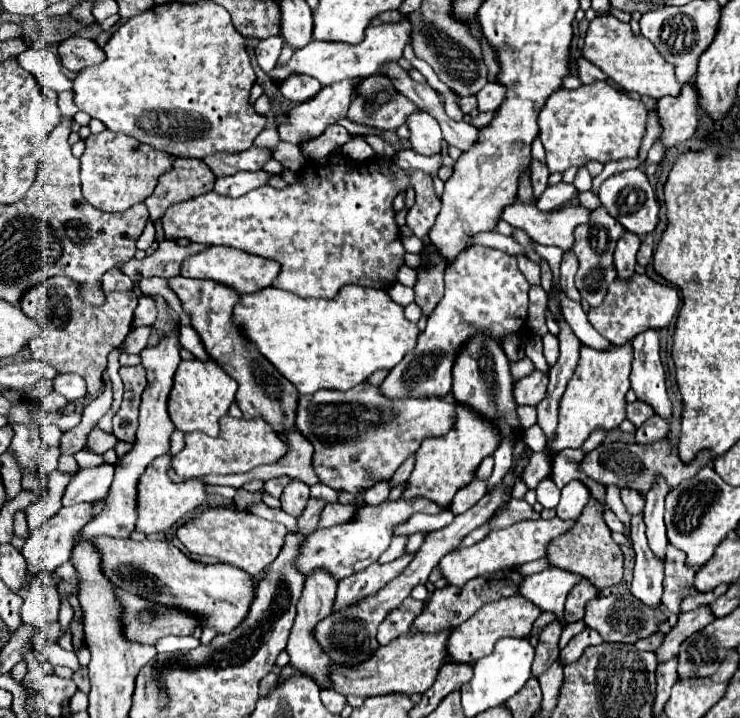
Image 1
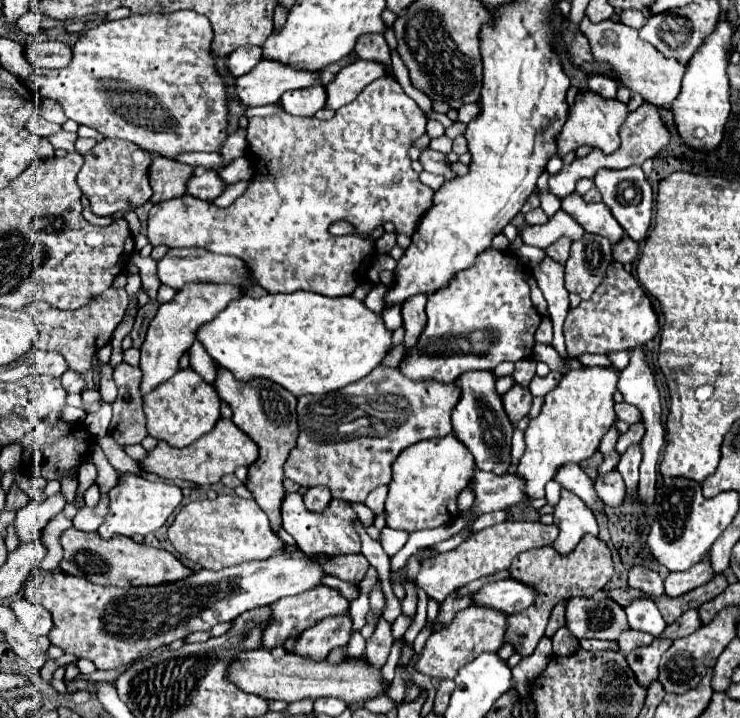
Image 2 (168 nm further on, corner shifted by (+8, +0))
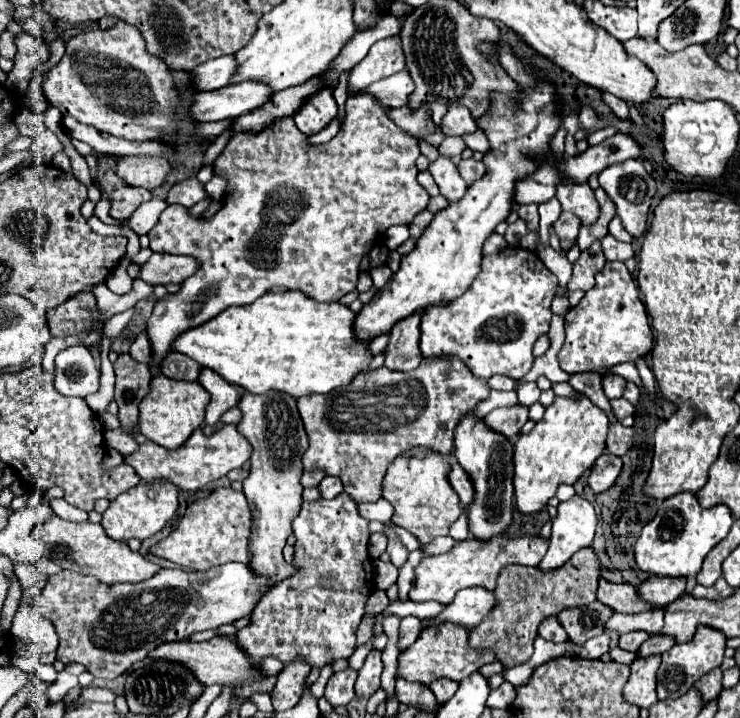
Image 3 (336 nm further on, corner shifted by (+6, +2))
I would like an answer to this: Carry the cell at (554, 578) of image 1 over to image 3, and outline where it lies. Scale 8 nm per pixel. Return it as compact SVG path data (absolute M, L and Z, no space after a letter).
M466 588L460 590L450 606L446 606L438 616L422 620L422 628L438 626L442 622L450 622L462 628L476 626L490 610L494 608L494 594L484 588Z

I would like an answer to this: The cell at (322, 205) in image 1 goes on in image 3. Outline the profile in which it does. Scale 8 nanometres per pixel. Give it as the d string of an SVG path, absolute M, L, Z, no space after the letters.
M354 94L348 98L346 102L346 118L344 118L344 124L342 124L342 130L328 142L328 144L322 144L322 146L310 146L306 140L306 136L296 128L294 120L292 118L284 118L282 122L278 124L272 124L268 130L262 130L260 134L234 134L230 138L230 142L226 144L226 148L222 150L222 154L216 158L214 162L214 174L216 176L222 176L226 180L226 192L224 192L224 202L222 202L222 208L216 212L214 218L210 220L202 220L202 218L192 218L188 214L188 210L184 206L168 206L162 214L160 214L160 220L158 224L148 232L148 238L150 238L150 248L152 252L162 252L162 254L182 254L182 256L192 256L192 258L198 258L198 270L190 276L190 286L188 288L180 288L178 294L166 294L160 302L156 302L154 306L154 312L148 320L148 336L150 336L150 344L152 344L152 350L154 350L154 364L152 364L152 372L156 374L158 372L158 364L160 360L166 356L172 344L172 340L176 336L180 336L184 330L188 328L194 328L198 324L204 324L208 322L210 318L214 318L218 312L230 308L230 306L242 306L242 304L252 304L258 296L266 294L270 288L274 286L286 286L290 290L300 290L304 292L308 298L316 300L316 302L338 302L344 294L356 290L359 267L362 258L372 250L372 246L384 236L384 232L390 228L390 226L408 226L412 224L414 216L422 210L426 210L428 206L428 192L418 184L416 180L416 174L418 174L418 168L416 168L416 158L420 156L420 150L418 150L418 142L408 134L404 132L402 128L398 128L388 116L386 116L388 108L382 108L376 104L376 100L370 96L370 94Z

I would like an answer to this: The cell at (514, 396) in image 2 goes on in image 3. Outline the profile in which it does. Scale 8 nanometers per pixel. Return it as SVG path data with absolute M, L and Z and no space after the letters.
M516 404L512 408L496 408L496 410L492 410L484 418L484 424L486 424L486 428L500 432L508 440L514 440L520 434L520 428L526 424L526 420L528 420L528 408Z

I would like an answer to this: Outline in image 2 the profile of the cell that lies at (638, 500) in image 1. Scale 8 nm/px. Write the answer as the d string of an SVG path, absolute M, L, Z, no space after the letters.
M618 470L608 472L604 478L596 480L596 492L608 506L620 506L626 498L626 486Z

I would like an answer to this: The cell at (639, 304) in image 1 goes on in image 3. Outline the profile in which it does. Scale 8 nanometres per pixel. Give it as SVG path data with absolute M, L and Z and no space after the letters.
M608 262L596 274L596 286L586 292L576 308L566 314L566 340L558 352L560 368L568 374L608 370L622 362L634 362L646 356L654 346L654 334L648 322L638 288L624 262Z

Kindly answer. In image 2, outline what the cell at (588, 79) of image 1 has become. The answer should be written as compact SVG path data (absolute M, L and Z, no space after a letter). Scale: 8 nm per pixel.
M590 74L590 76L588 76L588 88L590 88L592 92L602 94L604 98L616 98L618 84L616 84L616 80L610 78L610 76L604 76L604 74Z

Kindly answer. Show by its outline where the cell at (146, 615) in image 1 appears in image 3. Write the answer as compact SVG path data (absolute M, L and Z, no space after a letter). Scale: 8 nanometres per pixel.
M230 562L206 572L190 572L190 570L158 570L154 578L148 578L138 584L114 584L106 586L96 578L74 574L64 570L56 576L48 578L44 592L34 598L32 608L46 616L60 636L58 660L64 664L80 662L84 664L96 680L114 680L120 674L128 672L136 662L144 660L150 650L160 646L162 642L186 640L194 632L218 628L222 624L232 624L234 620L250 614L250 610L258 604L260 596L266 592L268 578L256 576L246 564Z

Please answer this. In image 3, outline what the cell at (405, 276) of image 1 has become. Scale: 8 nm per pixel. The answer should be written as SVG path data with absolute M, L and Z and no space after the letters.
M378 266L378 268L372 268L370 270L370 276L372 276L374 286L376 288L382 288L392 278L392 270L388 266Z

